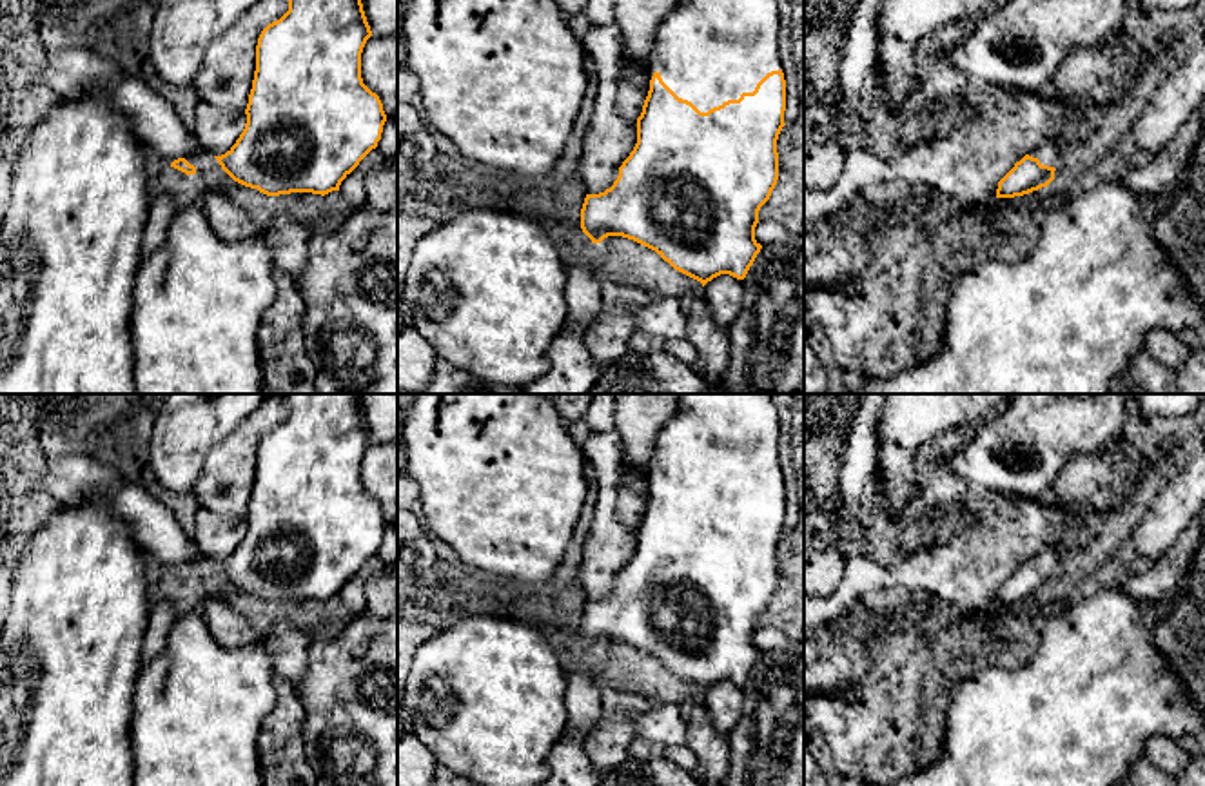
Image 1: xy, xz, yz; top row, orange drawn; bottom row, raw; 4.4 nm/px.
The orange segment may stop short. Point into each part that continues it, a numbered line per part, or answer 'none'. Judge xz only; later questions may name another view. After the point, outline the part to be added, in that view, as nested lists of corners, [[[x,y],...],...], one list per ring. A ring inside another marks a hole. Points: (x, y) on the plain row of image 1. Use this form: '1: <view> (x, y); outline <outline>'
1: xz (717, 449); outline [[[679,394],[644,481],[648,497],[657,477],[679,505],[708,519],[780,476],[773,394]]]

